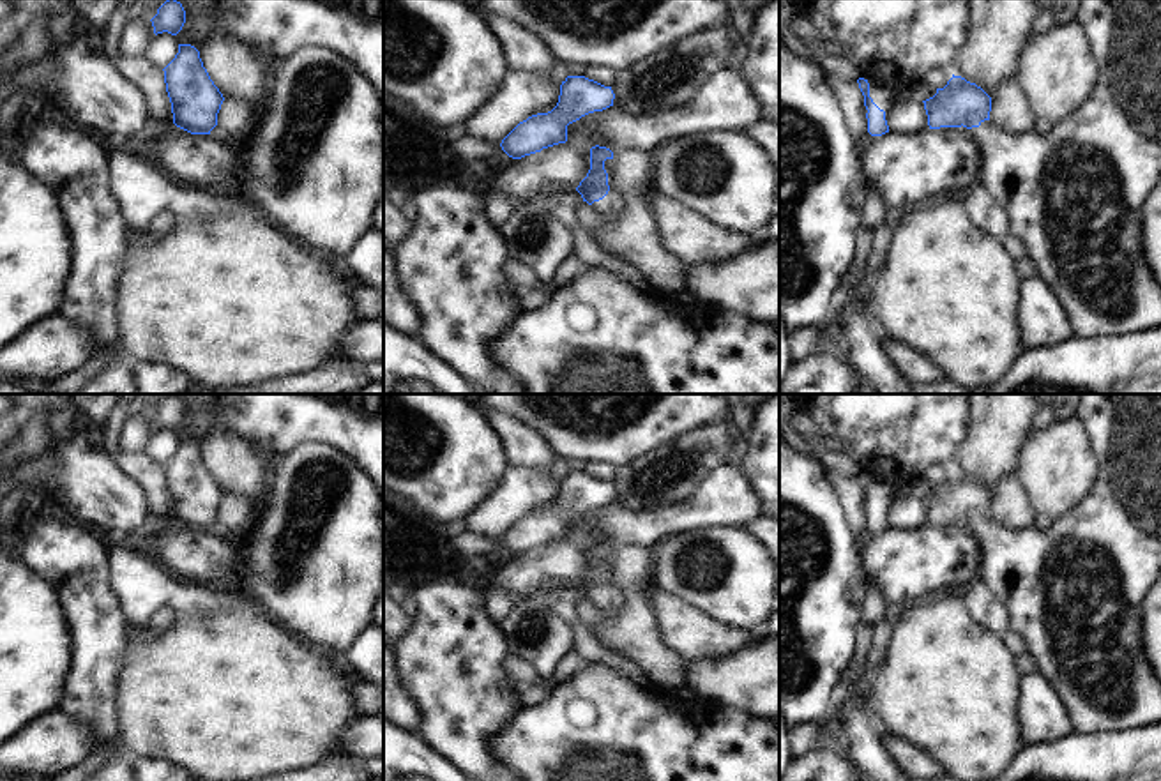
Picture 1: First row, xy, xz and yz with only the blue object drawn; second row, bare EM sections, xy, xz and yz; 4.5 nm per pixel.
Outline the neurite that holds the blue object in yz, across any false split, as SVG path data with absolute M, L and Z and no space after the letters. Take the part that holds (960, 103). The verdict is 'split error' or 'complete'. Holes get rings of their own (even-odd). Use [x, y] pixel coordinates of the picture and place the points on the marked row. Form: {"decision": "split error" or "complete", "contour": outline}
{"decision": "split error", "contour": "M1081 0L1076 12L1076 23L1085 30L1094 58L1101 65L1101 72L1087 102L1067 120L1053 125L1048 134L1037 134L1036 131L1028 134L1007 134L995 127L990 120L991 97L981 87L961 76L952 74L944 88L937 88L937 94L922 102L930 129L961 125L968 129L968 134L981 154L981 178L977 184L981 184L991 200L1007 212L1011 233L1018 235L1025 242L1027 254L1037 267L1037 276L1050 286L1066 309L1073 323L1074 337L1096 339L1101 336L1124 336L1161 327L1161 286L1157 284L1154 272L1149 269L1143 253L1142 217L1143 203L1161 180L1161 0Z"}

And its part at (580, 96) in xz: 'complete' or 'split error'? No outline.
complete

